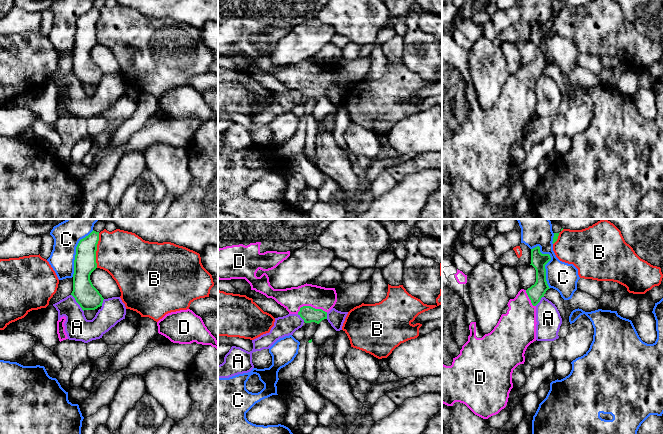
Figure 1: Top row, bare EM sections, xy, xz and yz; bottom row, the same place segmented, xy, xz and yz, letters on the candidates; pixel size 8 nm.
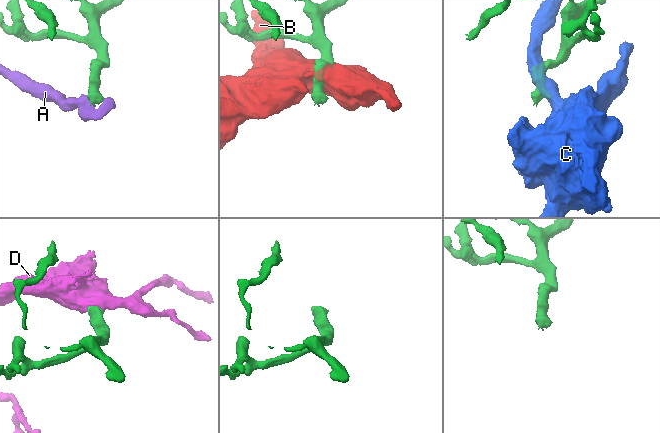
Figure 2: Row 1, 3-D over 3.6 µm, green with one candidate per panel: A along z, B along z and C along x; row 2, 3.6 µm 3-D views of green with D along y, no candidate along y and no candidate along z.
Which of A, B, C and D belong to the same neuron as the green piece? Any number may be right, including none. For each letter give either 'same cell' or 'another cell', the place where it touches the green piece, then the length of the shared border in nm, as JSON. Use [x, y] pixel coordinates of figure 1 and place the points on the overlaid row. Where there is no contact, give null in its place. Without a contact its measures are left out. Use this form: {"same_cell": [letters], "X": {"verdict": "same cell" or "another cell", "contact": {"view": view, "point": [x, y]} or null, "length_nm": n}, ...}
{"same_cell": ["D"], "A": {"verdict": "another cell", "contact": {"view": "xy", "point": [77, 302]}, "length_nm": 170}, "B": {"verdict": "another cell", "contact": {"view": "xy", "point": [96, 250]}, "length_nm": 280}, "C": {"verdict": "another cell", "contact": {"view": "yz", "point": [546, 263]}, "length_nm": 360}, "D": {"verdict": "same cell", "contact": {"view": "xz", "point": [311, 307]}, "length_nm": 240}}

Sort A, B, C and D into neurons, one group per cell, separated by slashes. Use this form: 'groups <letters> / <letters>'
groups A / B / C / D

